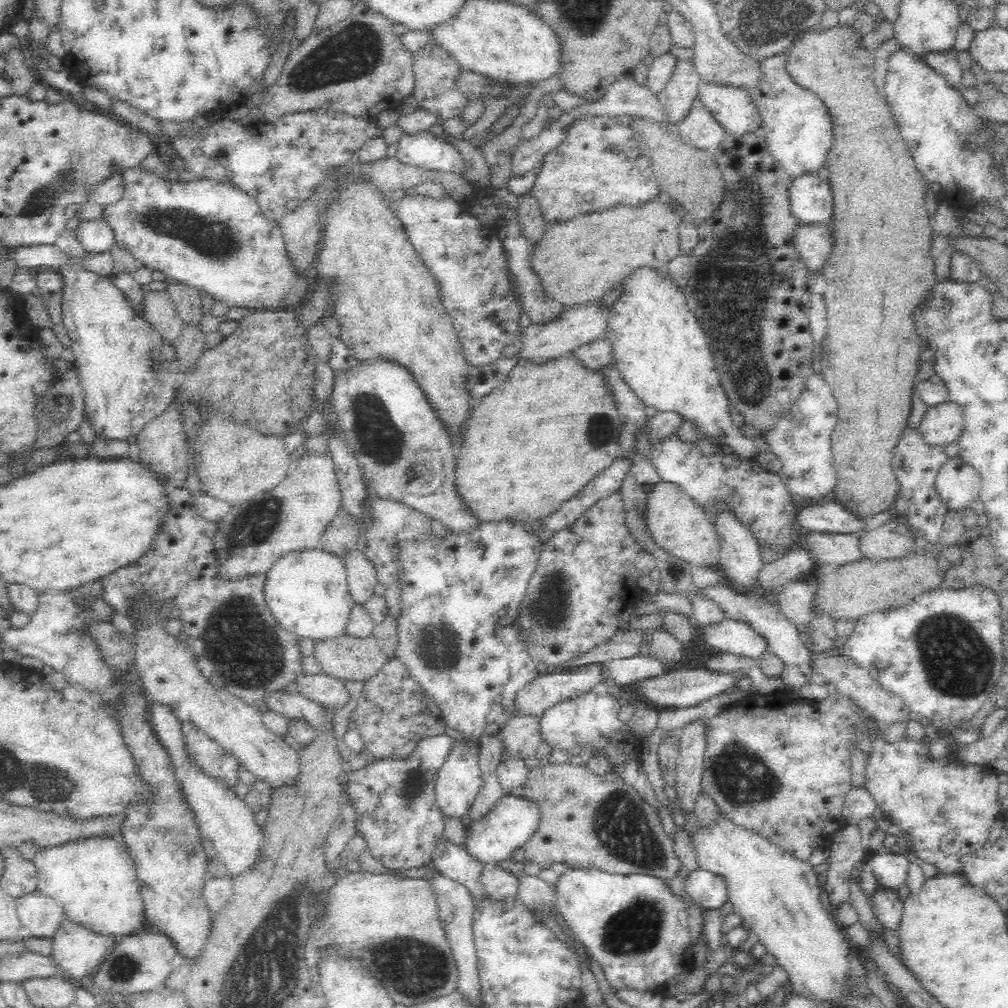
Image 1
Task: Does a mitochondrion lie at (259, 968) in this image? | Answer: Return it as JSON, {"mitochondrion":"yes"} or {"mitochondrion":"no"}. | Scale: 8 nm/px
{"mitochondrion":"yes"}

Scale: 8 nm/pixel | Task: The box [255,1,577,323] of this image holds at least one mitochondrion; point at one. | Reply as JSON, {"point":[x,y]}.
{"point":[352,60]}

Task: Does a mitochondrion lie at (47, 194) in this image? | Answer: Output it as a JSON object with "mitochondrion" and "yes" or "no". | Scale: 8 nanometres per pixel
{"mitochondrion":"yes"}

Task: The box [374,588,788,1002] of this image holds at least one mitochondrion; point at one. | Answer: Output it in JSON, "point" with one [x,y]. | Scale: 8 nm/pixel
{"point":[618,828]}

